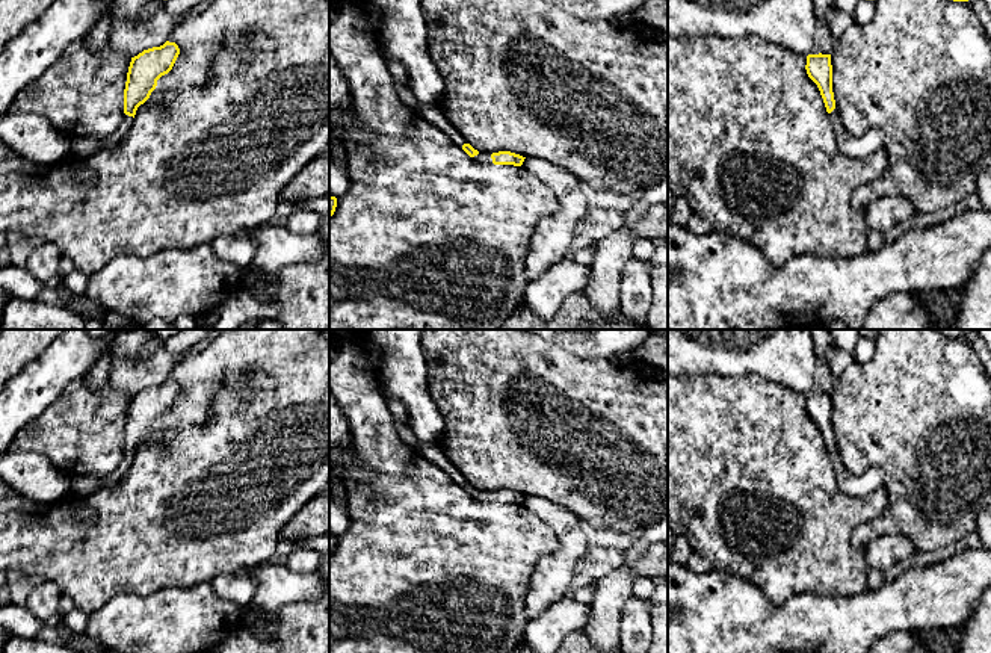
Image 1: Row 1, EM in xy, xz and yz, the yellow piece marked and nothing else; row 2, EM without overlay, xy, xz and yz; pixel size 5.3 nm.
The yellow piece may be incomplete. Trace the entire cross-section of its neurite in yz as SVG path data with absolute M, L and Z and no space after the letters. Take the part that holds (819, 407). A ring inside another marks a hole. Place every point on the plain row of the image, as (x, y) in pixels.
M808 393L805 408L820 429L840 491L849 497L863 499L881 488L884 484L882 467L873 466L861 475L854 475L843 464L832 431L831 393Z

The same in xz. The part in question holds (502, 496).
M420 443L415 447L417 453L421 455L429 463L440 467L450 479L453 479L458 485L461 485L473 499L483 502L483 503L514 503L521 505L524 497L520 493L511 490L499 490L499 491L479 491L474 488L465 476L459 472L456 466L453 466L441 452L437 444L432 443Z

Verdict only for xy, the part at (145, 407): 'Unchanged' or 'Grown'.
Grown

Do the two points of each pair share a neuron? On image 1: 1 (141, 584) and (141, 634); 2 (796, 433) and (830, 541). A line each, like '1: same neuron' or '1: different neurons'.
1: different neurons
2: same neuron

